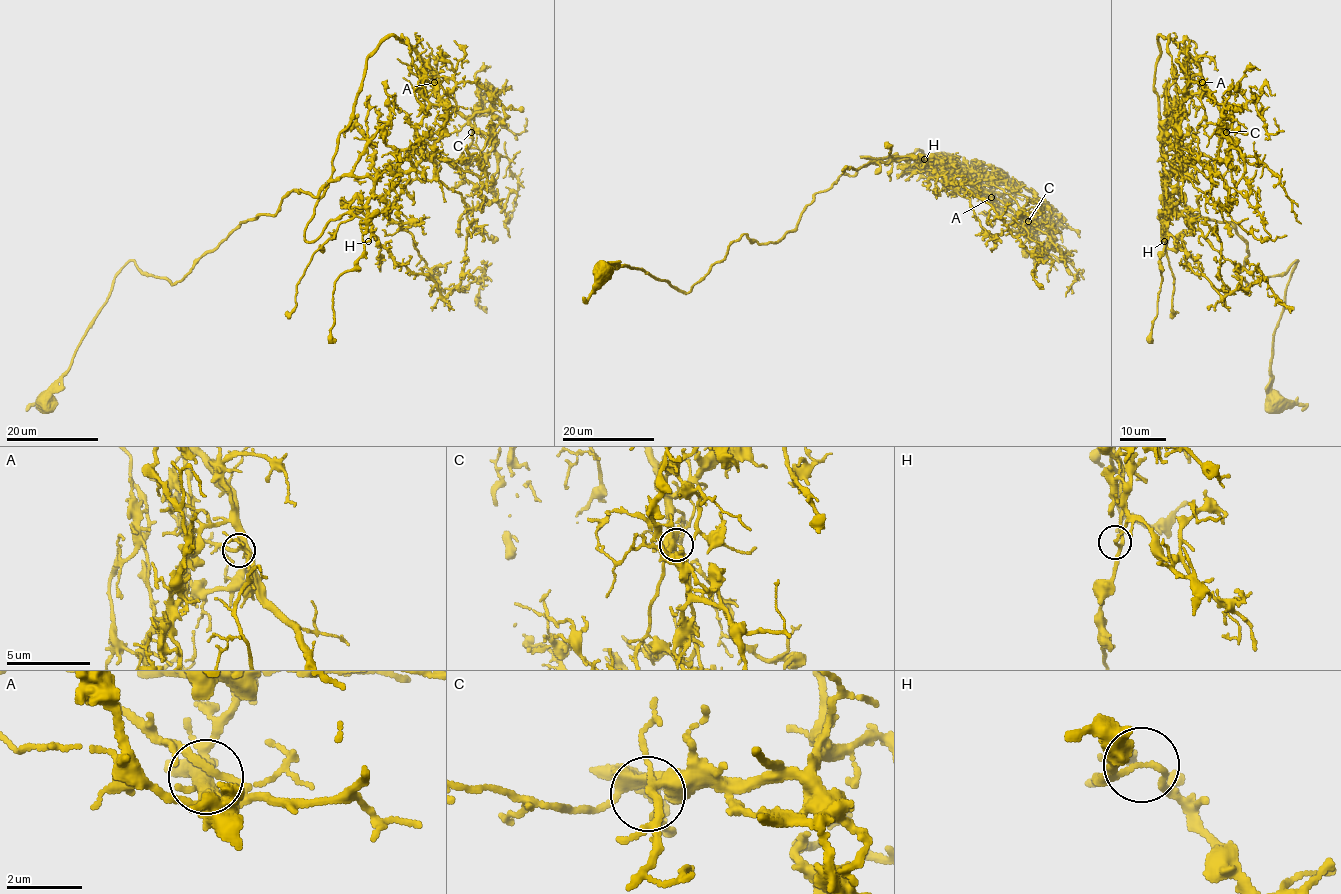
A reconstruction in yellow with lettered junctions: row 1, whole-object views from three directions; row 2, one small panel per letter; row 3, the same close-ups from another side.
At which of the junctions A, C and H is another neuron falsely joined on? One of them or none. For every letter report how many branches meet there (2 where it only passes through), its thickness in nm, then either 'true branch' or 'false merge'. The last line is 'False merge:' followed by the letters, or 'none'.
A: 3 branches meet; 170 nm thick; true branch
C: 3 branches meet; 260 nm thick; true branch
H: 3 branches meet; 120 nm thick; false merge
False merge: H

